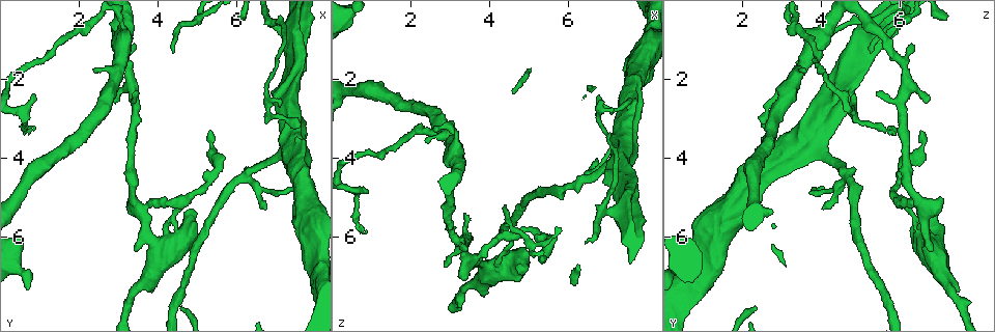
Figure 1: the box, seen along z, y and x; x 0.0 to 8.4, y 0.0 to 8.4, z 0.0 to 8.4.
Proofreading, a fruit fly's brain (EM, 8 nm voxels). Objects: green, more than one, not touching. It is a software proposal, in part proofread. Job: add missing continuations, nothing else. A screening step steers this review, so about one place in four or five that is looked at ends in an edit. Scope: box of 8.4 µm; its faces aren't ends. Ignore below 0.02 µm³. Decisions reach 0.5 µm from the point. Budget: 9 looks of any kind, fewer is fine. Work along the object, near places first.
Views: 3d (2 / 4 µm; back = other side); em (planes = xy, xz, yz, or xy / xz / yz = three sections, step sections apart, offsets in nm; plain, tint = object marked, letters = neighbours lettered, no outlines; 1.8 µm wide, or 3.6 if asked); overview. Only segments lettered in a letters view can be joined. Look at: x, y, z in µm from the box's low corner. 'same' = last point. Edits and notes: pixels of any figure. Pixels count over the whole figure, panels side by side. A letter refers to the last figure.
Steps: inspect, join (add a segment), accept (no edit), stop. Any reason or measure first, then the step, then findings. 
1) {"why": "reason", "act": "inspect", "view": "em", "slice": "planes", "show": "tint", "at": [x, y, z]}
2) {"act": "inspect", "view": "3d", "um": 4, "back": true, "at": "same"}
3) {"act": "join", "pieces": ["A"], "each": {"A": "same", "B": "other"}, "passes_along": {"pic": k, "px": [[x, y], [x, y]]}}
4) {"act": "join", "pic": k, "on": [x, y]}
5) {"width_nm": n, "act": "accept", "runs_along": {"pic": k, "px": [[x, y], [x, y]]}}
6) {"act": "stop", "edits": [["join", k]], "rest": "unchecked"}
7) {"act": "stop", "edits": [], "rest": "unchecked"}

{"why": "free end", "act": "inspect", "view": "3d", "um": 2, "back": true, "at": [7.70, 6.80, 1.40]}

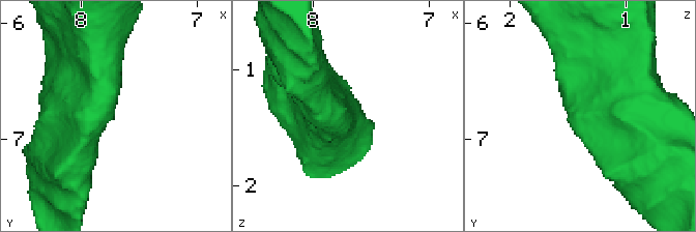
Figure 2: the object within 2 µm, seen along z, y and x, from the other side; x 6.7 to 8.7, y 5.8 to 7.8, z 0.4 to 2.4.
{"act": "inspect", "view": "em", "slice": "planes", "show": "letters", "at": [7.68, 6.78, 1.36]}

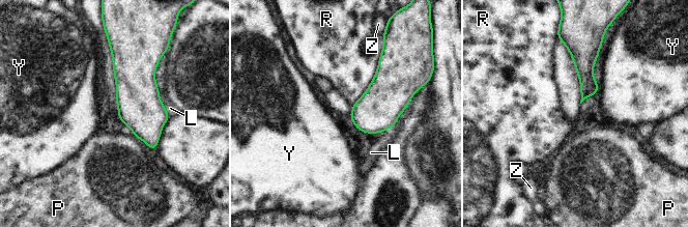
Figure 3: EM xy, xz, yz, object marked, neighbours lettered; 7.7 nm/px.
{"longest_contact_nm": ["R", 500], "act": "accept", "each": {"L": "other", "P": "other", "R": "other", "Y": "other", "Z": "other"}, "border": {"pic": 3, "px": [[381, 51], [371, 83], [351, 107]]}, "found": "none of them fits"}

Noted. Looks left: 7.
{"why": "an open end", "act": "inspect", "view": "em", "slice": "planes", "show": "letters", "at": [6.70, 5.30, 4.05]}

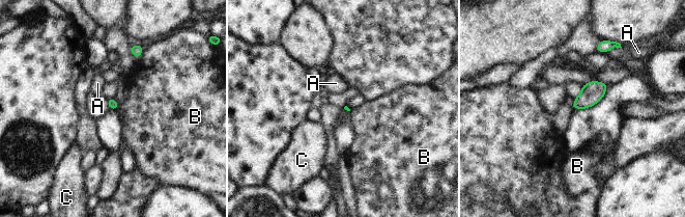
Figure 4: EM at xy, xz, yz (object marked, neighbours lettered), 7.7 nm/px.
{"act": "accept", "each": {"A": "other", "B": "other", "C": "other"}, "border": {"pic": 4, "px": [[144, 48], [143, 52], [137, 57]]}, "found": "none of them fits"}

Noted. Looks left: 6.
{"why": "free end", "act": "inspect", "view": "3d", "um": 2, "at": [5.30, 3.35, 6.45]}

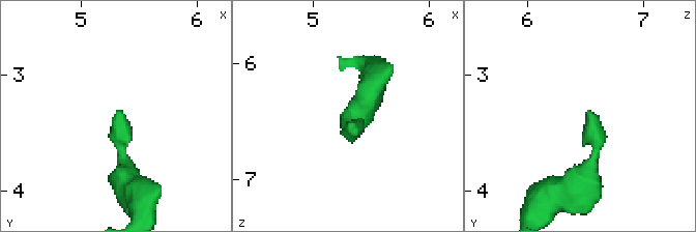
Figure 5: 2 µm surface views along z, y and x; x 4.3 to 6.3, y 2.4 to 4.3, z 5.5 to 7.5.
{"why": "need the tissue", "act": "inspect", "view": "em", "slice": "xz", "step": 4, "show": "tint", "at": [5.30, 3.32, 6.50]}

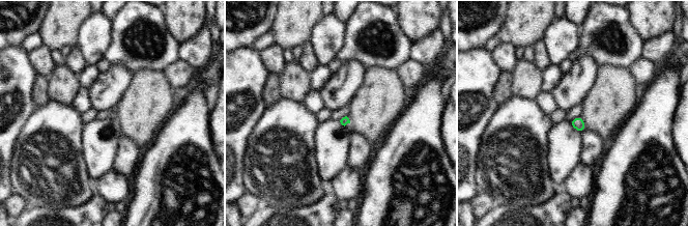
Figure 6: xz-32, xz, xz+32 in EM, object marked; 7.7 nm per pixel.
{"why": "another direction", "act": "inspect", "view": "em", "slice": "planes", "show": "letters", "at": "same"}

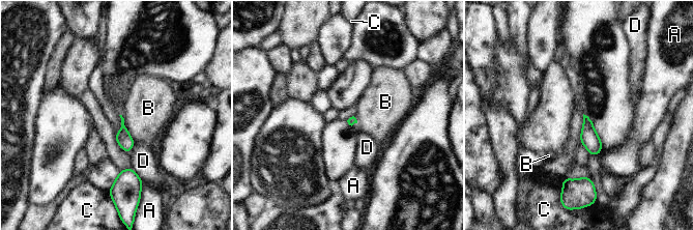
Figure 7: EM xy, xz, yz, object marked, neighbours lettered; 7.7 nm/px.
{"act": "accept", "each": {"A": "other", "B": "other", "C": "other", "D": "other"}, "border": {"pic": 7, "px": [[121, 115], [124, 125], [135, 142]]}, "found": "no lettered segment goes on from it"}

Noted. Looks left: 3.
{"why": "sharp bend", "act": "inspect", "view": "em", "slice": "planes", "show": "tint", "at": [7.35, 0.95, 5.40]}

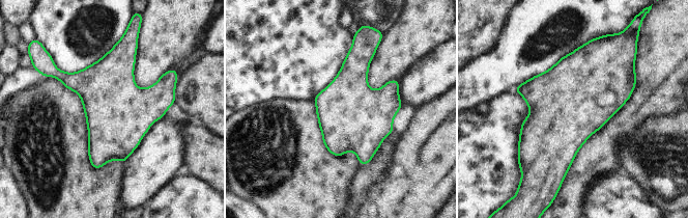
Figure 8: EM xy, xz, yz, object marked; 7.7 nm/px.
{"act": "inspect", "view": "em", "slice": "planes", "show": "letters", "at": "same"}

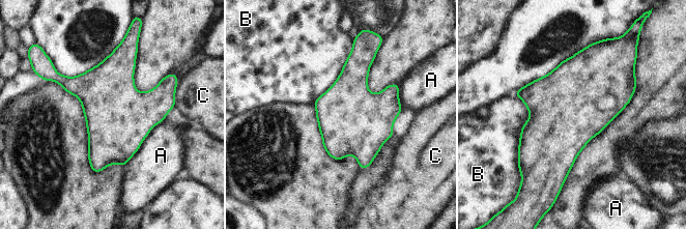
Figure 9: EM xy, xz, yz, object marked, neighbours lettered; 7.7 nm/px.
{"width_nm": 500, "longest_contact_nm": ["B", 500], "act": "accept", "each": {"A": "other", "B": "other", "C": "other"}, "found": "no lettered segment goes on from it"}

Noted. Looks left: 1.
{"act": "stop", "edits": [], "rest": "unchecked"}

